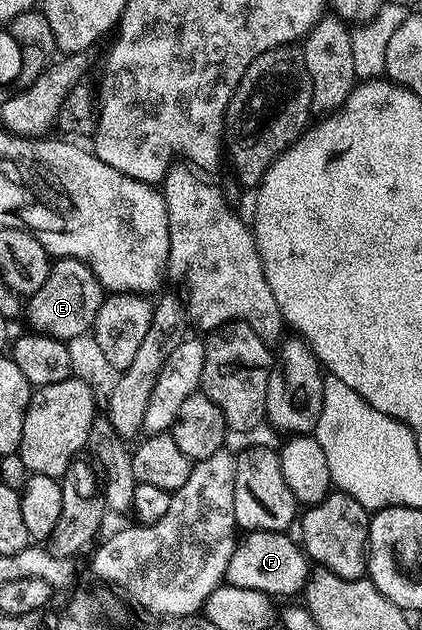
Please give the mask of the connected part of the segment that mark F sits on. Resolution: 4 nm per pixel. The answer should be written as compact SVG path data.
M252 530L238 539L225 579L226 585L237 588L253 588L272 596L278 594L298 595L307 584L309 559L300 543L291 539L287 532Z

